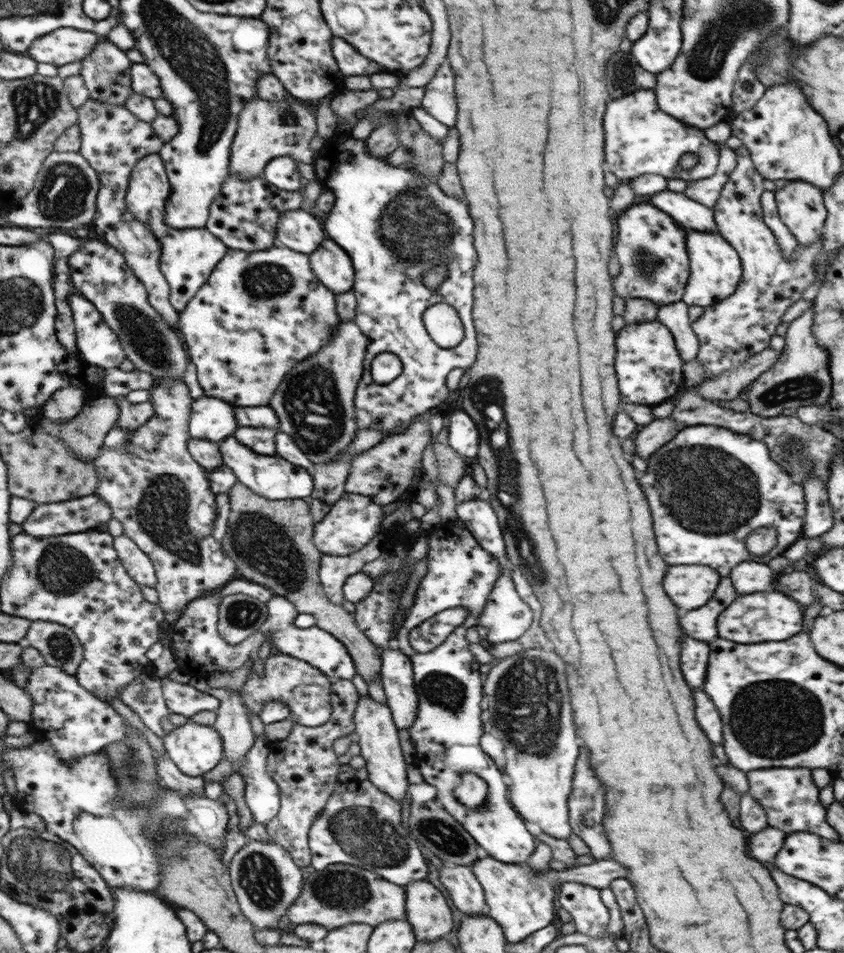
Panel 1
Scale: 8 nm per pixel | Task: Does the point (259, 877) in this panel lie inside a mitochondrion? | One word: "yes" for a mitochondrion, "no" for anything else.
yes

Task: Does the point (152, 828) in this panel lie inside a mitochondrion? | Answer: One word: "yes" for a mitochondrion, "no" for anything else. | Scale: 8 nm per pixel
yes

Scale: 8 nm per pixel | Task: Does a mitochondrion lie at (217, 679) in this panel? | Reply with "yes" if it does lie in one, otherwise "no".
no

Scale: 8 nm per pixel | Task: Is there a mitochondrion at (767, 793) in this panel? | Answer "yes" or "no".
yes

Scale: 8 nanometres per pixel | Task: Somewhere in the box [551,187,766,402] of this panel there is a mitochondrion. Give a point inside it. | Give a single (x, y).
(646, 265)

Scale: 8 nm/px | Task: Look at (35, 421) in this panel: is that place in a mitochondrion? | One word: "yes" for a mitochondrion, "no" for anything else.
no

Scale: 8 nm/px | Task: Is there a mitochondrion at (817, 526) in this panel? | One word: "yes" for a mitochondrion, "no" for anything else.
no

